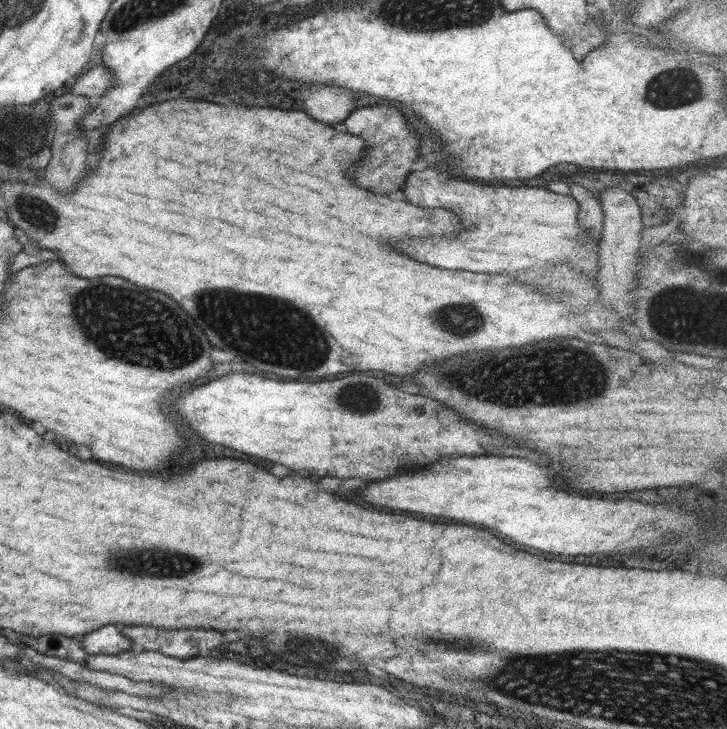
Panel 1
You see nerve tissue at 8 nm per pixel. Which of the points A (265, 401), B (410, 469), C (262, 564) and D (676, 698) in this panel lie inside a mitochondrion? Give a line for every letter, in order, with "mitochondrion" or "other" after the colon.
A: other
B: other
C: other
D: mitochondrion

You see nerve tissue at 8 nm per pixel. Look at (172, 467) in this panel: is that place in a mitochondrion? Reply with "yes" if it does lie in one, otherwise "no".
no

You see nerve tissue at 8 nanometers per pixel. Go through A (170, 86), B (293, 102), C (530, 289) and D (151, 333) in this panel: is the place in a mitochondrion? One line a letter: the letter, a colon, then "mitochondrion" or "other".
A: other
B: other
C: other
D: mitochondrion

